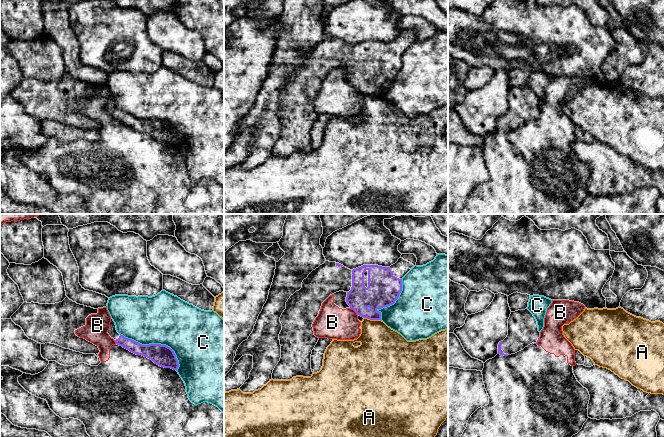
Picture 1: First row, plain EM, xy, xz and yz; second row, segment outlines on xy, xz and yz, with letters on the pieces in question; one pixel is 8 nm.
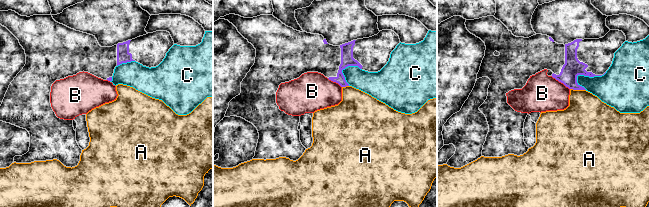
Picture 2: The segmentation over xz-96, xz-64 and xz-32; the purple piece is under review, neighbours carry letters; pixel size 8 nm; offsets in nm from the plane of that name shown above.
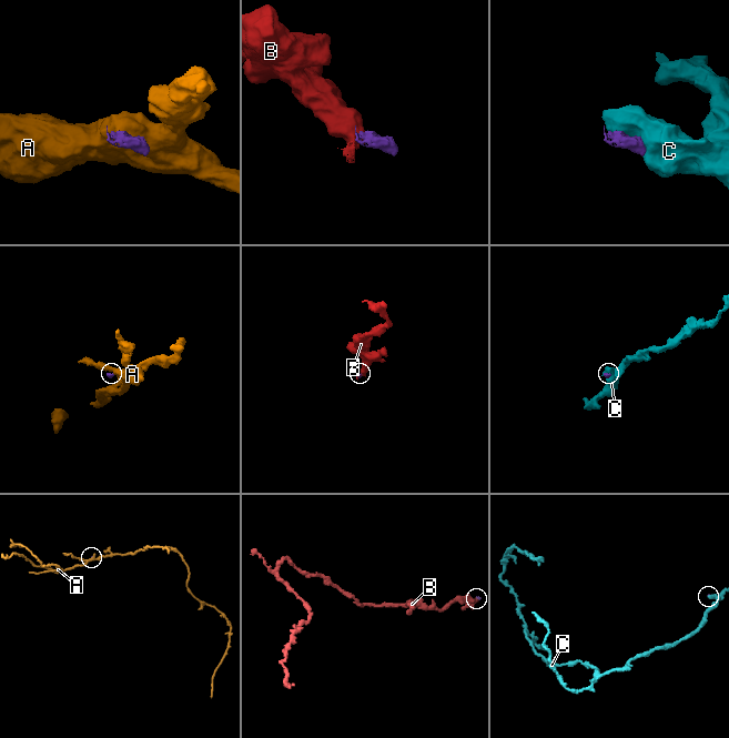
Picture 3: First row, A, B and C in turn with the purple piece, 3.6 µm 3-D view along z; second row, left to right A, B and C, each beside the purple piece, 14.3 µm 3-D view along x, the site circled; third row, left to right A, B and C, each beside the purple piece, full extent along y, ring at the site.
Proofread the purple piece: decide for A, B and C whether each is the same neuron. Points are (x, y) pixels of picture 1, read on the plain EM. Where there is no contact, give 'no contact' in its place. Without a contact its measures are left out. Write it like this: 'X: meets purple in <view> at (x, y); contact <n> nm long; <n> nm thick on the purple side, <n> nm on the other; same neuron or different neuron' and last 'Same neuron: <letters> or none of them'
A: meets purple in xz at (372, 95); contact 140 nm long; 260 nm thick on the purple side, 360 nm on the other; different neuron
B: meets purple in xz at (354, 86); contact 90 nm long; 220 nm thick on the purple side, 260 nm on the other; different neuron
C: meets purple in xy at (156, 120); contact 550 nm long; 170 nm thick on the purple side, 400 nm on the other; different neuron
Same neuron: none of them

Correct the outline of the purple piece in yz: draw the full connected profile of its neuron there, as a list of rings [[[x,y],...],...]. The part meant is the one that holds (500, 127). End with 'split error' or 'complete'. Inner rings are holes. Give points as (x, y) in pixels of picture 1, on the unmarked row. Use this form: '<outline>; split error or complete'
[[[528,86],[511,88],[508,95],[508,111],[499,118],[498,130],[508,132],[539,117],[540,108],[533,90]]]; split error

